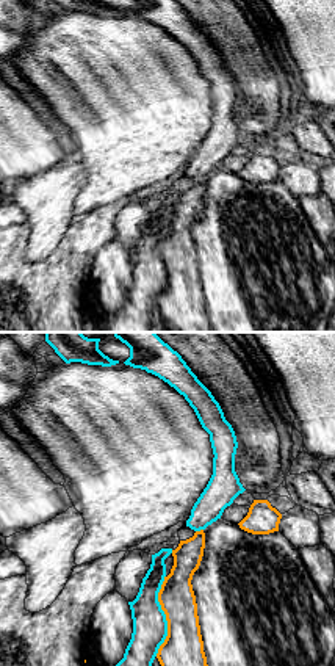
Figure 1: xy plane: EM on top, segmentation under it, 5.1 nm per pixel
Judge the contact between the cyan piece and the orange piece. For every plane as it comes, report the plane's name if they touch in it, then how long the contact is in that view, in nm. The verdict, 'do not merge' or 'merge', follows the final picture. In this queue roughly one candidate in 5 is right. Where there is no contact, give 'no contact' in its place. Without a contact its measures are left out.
contact in xy; length 420 nm

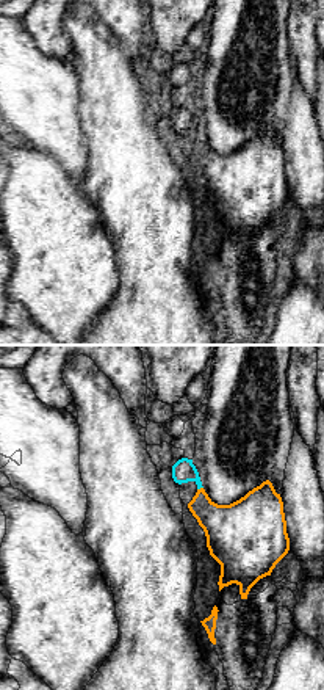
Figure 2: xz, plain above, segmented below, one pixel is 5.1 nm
contact in xz; length 40 nm

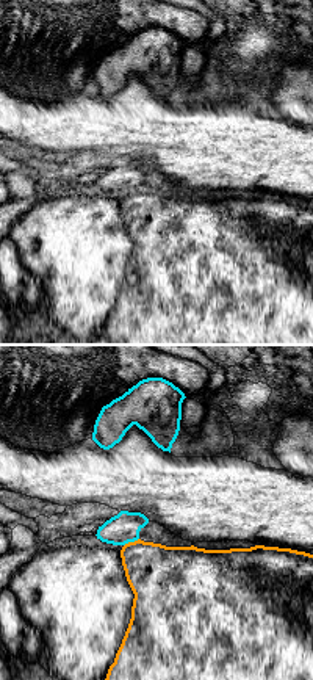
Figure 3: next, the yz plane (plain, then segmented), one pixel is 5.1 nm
contact in yz; length 90 nm

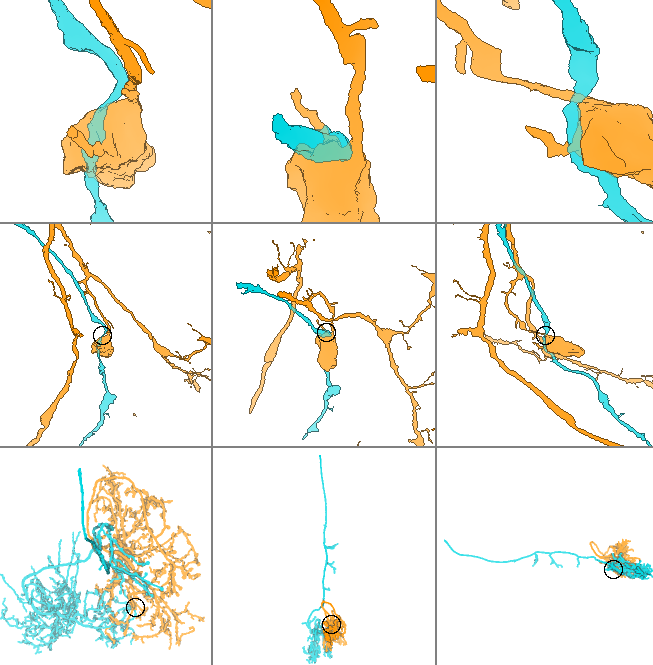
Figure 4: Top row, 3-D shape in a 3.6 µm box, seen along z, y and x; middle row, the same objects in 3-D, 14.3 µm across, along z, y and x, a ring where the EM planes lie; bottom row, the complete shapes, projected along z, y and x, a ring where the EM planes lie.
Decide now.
do not merge

